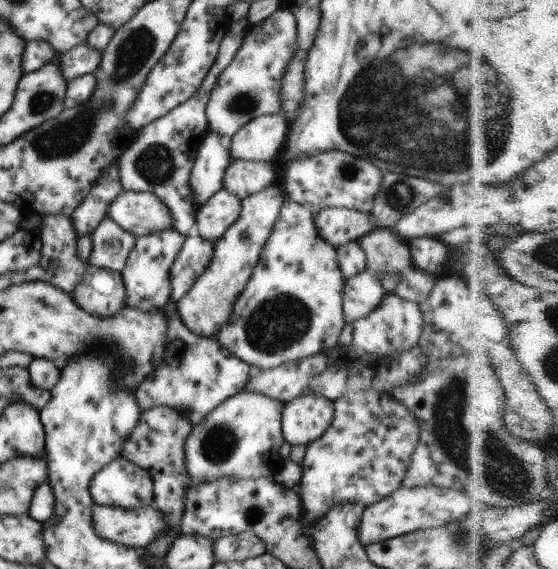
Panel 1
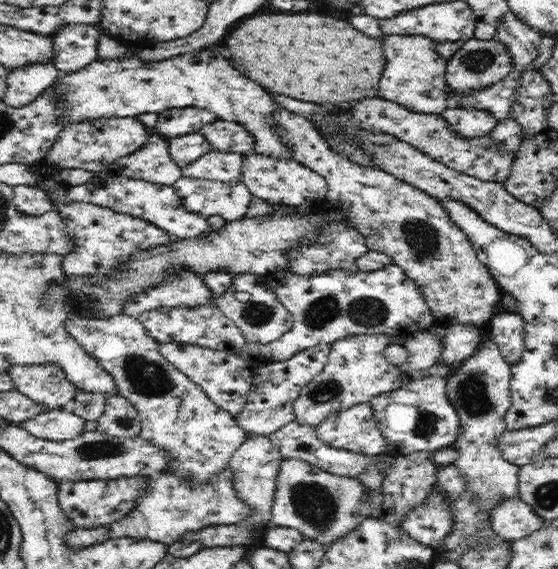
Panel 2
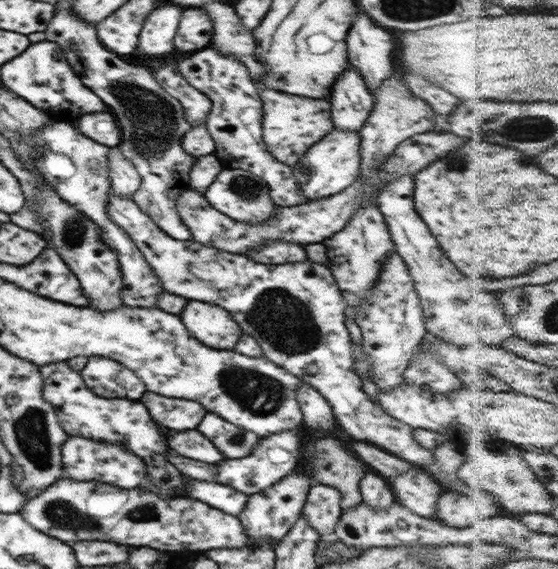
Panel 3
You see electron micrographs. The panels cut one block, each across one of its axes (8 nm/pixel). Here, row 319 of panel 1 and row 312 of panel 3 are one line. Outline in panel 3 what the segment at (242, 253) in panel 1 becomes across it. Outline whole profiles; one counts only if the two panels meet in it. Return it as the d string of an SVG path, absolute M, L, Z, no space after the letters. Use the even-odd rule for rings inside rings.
M190 300L184 306L180 318L188 332L210 348L234 350L238 338L243 336L232 314L214 304Z

